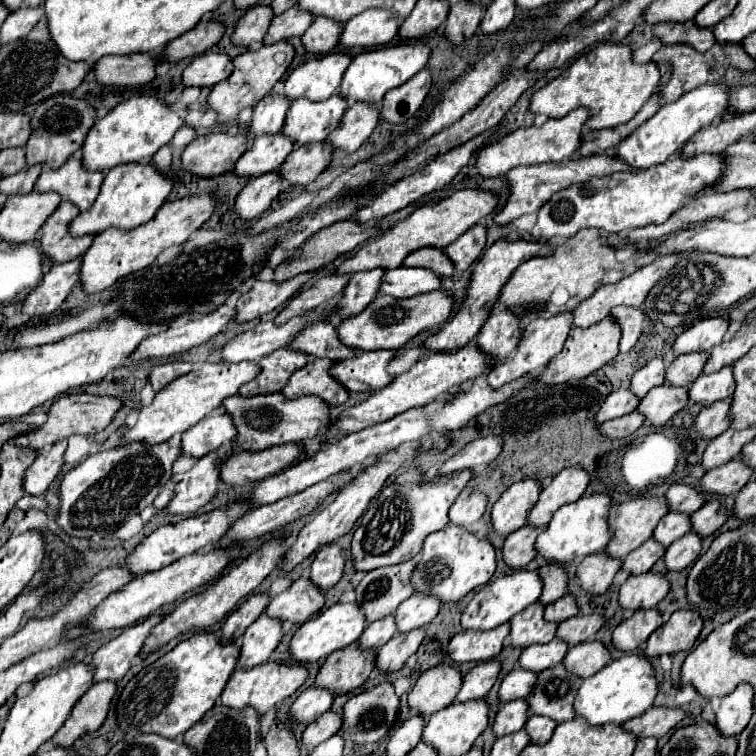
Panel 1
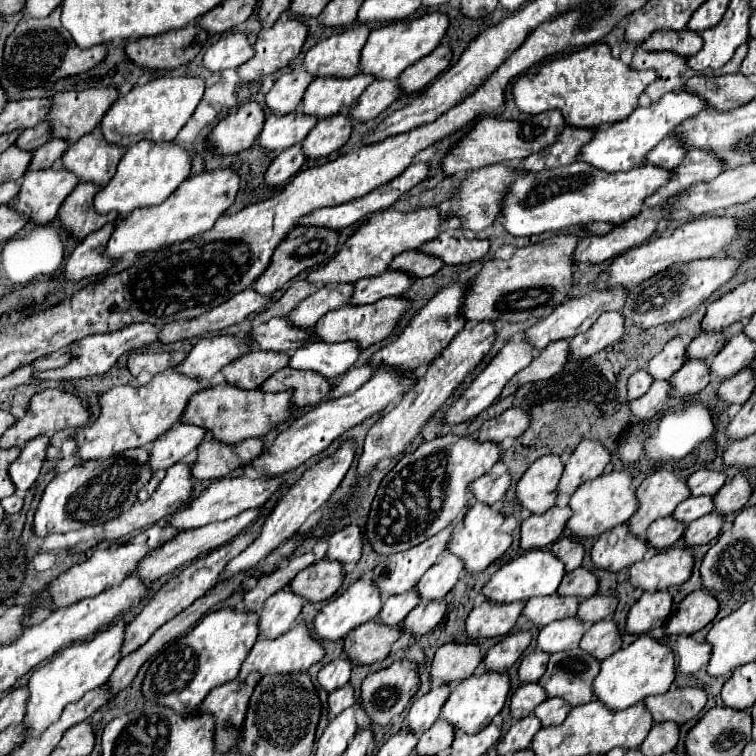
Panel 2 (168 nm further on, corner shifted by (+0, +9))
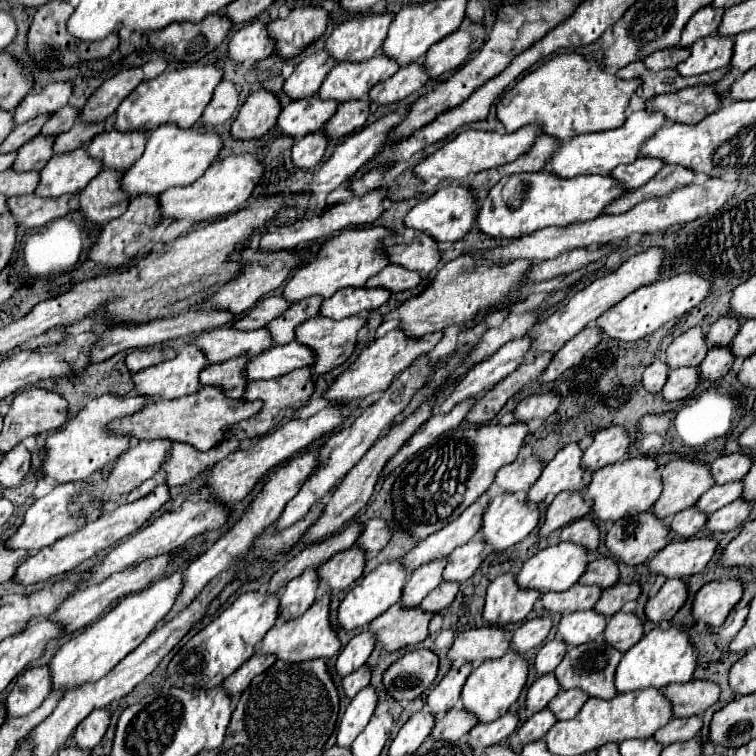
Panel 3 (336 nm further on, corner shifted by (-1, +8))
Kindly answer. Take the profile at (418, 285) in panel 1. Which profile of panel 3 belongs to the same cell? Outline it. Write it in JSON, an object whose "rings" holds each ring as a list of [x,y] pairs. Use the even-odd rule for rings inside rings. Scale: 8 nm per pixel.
{"rings":[[[342,288],[332,298],[326,298],[322,302],[320,314],[336,320],[366,314],[380,308],[388,296],[390,292],[384,288]]]}

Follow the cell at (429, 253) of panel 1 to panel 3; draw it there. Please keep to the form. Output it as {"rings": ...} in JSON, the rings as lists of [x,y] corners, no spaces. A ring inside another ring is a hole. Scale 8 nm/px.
{"rings":[[[388,264],[376,276],[372,276],[364,288],[386,288],[390,292],[400,292],[400,290],[418,286],[420,280],[422,280],[420,272],[412,272],[412,270],[400,268],[396,264]]]}

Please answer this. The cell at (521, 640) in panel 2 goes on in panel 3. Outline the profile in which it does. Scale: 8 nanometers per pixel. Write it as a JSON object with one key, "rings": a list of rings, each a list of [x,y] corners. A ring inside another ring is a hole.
{"rings":[[[548,616],[526,620],[526,624],[522,624],[512,634],[512,648],[520,654],[530,654],[546,640],[546,636],[550,634],[550,628],[552,628],[552,620]]]}

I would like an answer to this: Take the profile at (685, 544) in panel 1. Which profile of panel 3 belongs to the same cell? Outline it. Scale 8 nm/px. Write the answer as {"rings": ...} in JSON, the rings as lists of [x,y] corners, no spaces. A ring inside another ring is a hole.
{"rings":[[[736,500],[732,504],[716,510],[714,514],[710,514],[706,528],[712,534],[716,534],[716,532],[730,532],[736,526],[740,526],[740,524],[746,522],[750,510],[752,510],[752,502],[748,502],[748,500]]]}

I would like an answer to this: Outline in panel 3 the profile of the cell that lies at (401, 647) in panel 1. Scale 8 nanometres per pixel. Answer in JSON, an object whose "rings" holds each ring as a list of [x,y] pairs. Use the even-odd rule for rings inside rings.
{"rings":[[[440,582],[440,584],[426,596],[426,600],[424,600],[420,606],[424,606],[428,612],[446,610],[446,608],[452,604],[452,600],[456,598],[458,588],[460,588],[458,582]]]}

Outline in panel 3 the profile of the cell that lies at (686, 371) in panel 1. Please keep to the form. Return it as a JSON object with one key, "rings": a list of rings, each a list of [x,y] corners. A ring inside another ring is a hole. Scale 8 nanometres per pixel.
{"rings":[[[732,314],[720,316],[720,318],[710,326],[710,330],[708,330],[708,334],[706,334],[708,344],[710,344],[710,346],[716,346],[716,344],[728,346],[728,344],[734,340],[736,332],[740,330],[740,324],[742,324],[742,322],[740,322],[736,316],[732,316]]]}

